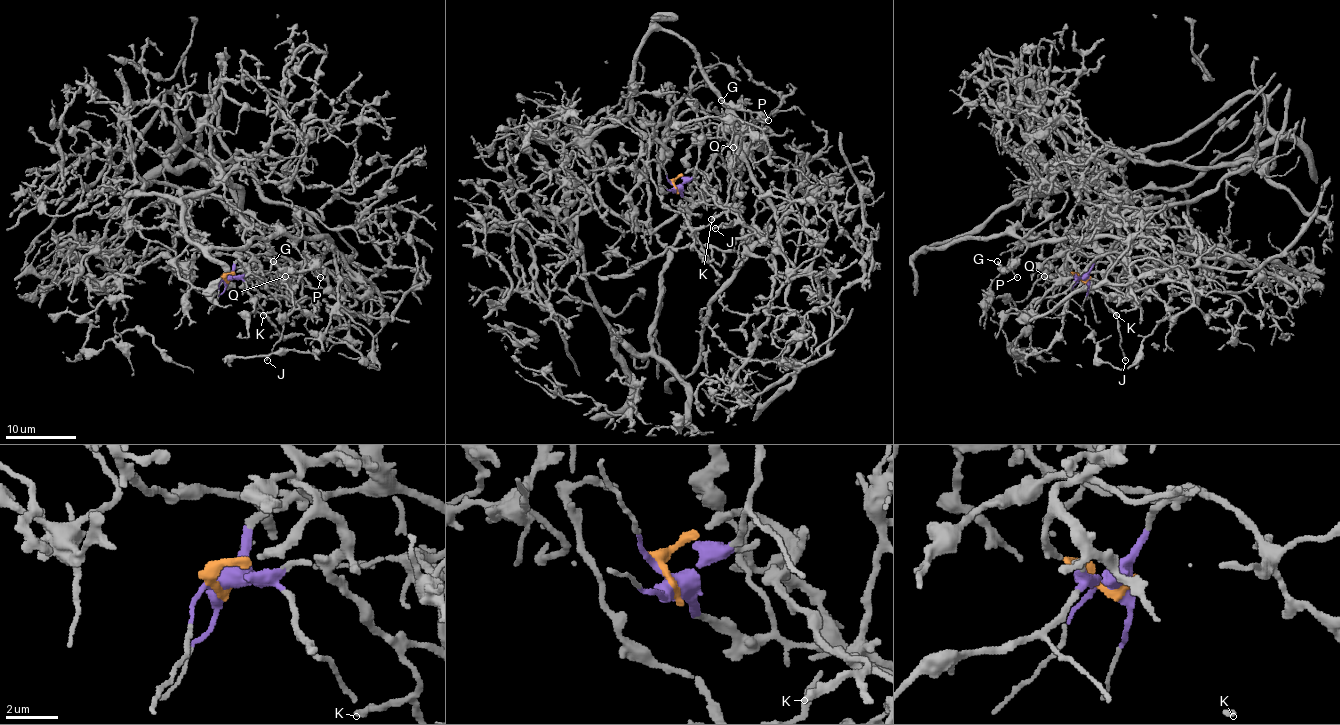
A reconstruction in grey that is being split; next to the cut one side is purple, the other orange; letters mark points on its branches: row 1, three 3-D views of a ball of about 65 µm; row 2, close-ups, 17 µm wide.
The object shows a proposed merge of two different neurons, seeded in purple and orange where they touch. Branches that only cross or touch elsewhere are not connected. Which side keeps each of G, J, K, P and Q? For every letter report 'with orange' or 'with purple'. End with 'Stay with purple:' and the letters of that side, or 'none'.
G: with purple
J: with orange
K: with orange
P: with purple
Q: with purple
Stay with purple: G, P, Q

